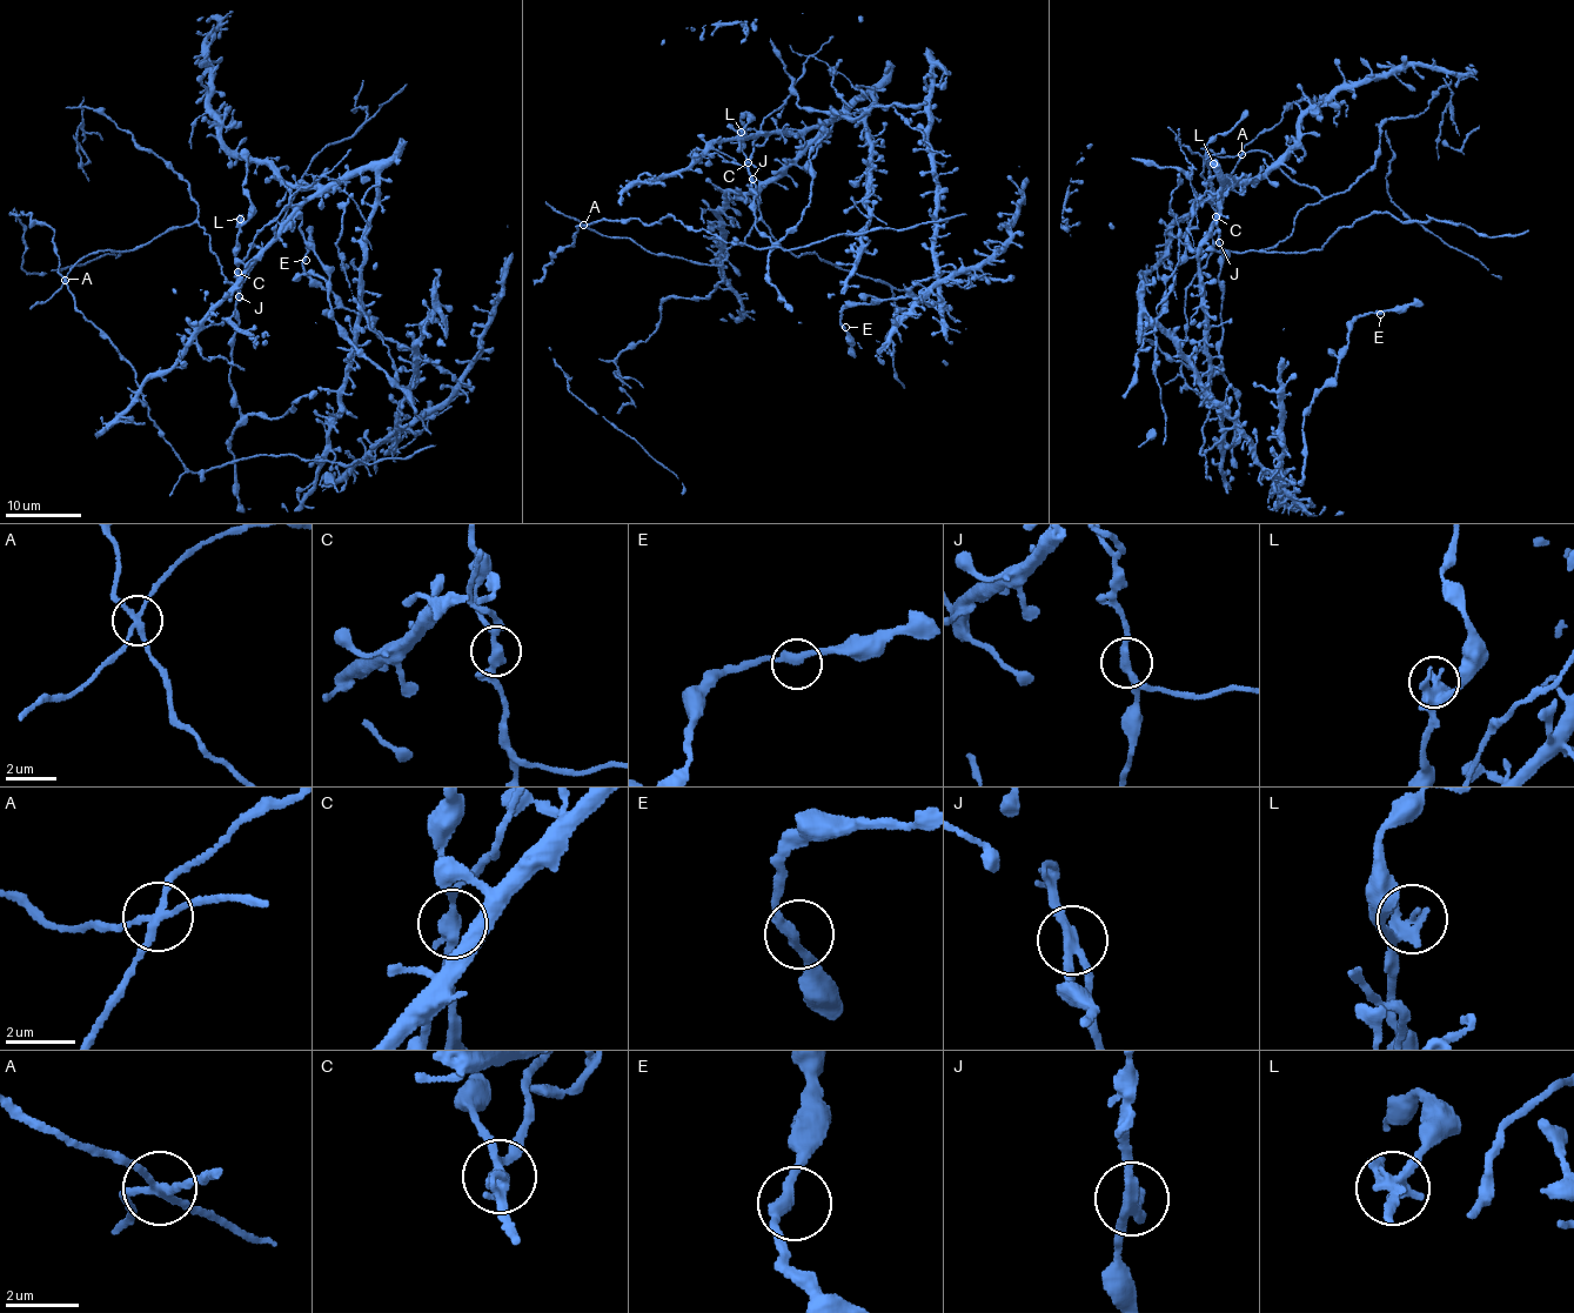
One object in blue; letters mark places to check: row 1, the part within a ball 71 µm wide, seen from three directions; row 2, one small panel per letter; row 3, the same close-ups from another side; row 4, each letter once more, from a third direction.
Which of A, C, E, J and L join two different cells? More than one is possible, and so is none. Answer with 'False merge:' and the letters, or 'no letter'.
False merge: A, C, J

